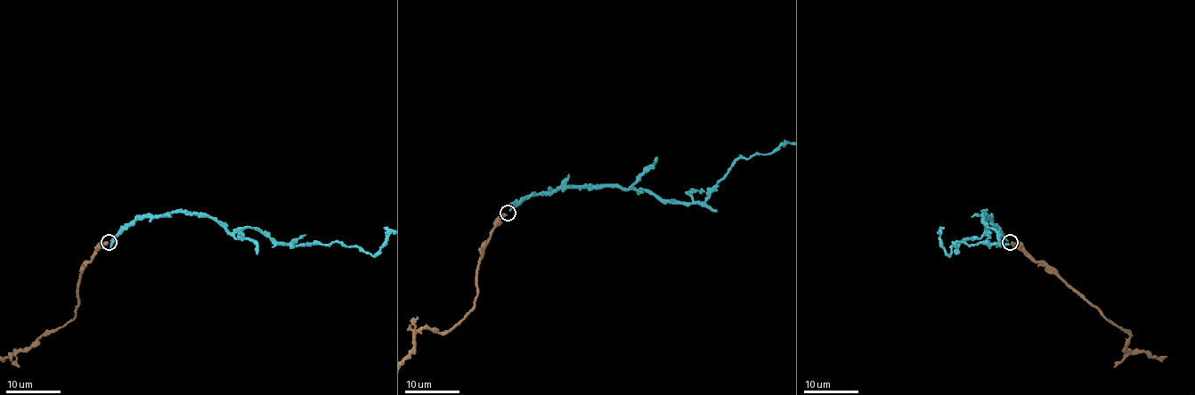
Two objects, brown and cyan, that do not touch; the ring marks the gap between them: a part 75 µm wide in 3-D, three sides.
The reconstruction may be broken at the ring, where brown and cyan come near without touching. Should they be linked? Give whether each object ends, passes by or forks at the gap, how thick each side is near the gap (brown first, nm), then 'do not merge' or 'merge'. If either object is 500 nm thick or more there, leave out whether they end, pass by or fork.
brown ends; cyan ends; calibres 360 and 190 nm; merge

